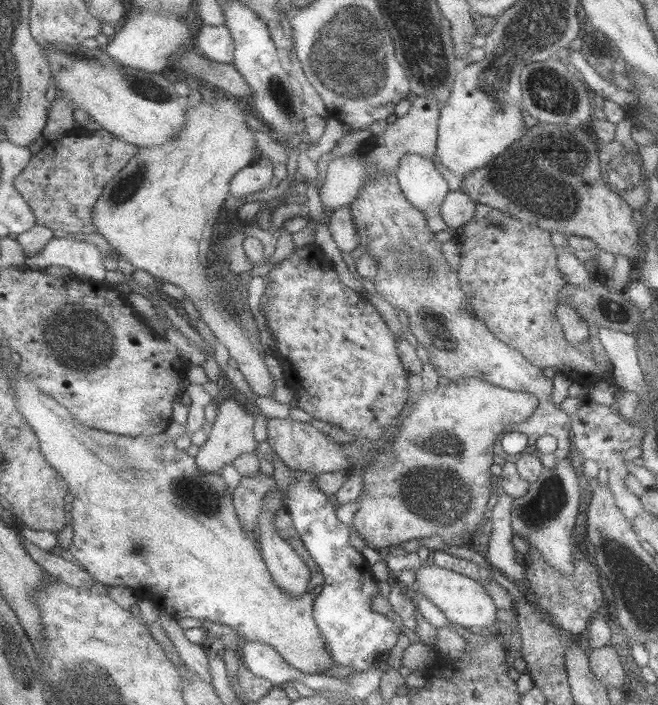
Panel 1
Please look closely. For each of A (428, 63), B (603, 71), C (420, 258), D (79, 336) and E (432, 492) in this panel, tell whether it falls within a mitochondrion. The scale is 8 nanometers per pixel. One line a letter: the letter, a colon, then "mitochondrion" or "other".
A: mitochondrion
B: other
C: mitochondrion
D: mitochondrion
E: mitochondrion

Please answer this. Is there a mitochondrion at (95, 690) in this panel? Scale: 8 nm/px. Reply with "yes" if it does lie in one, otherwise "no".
yes

